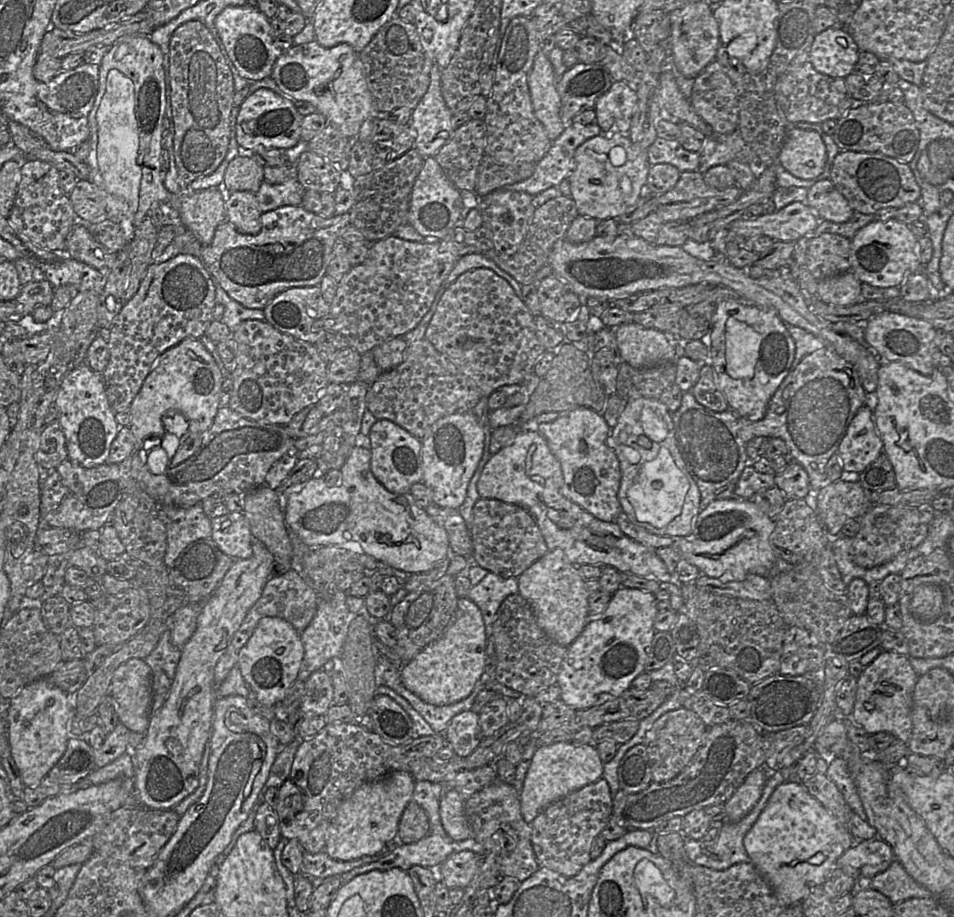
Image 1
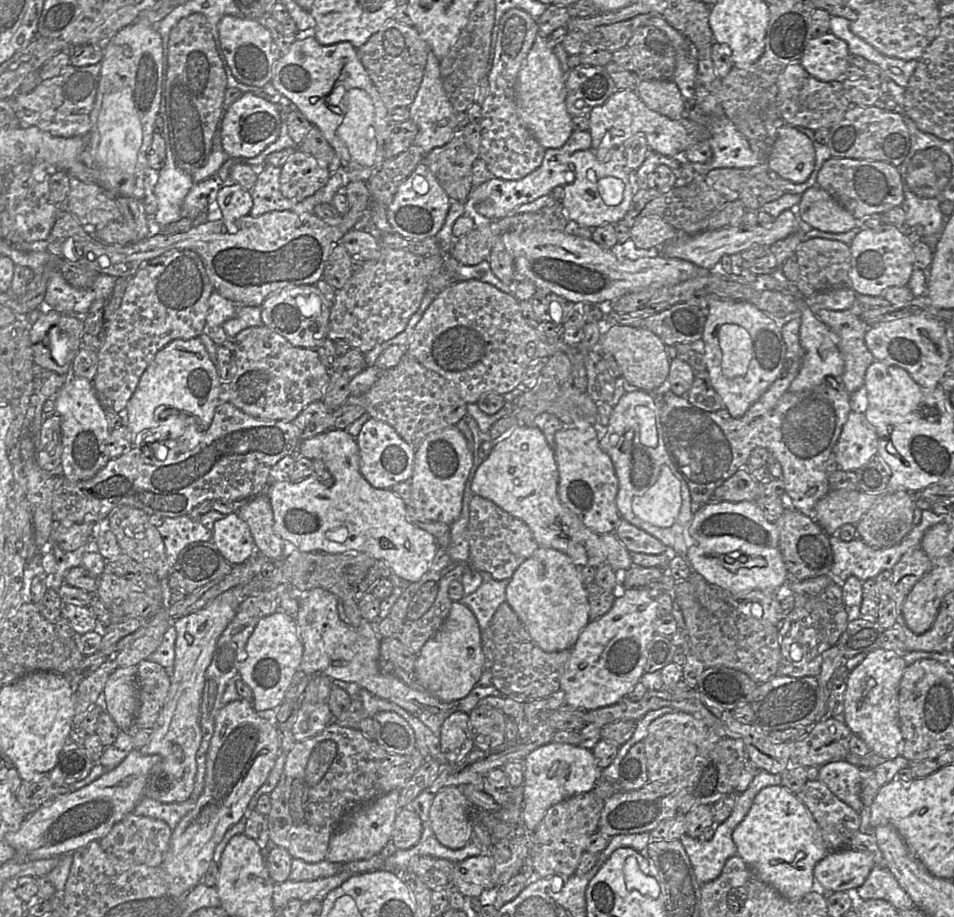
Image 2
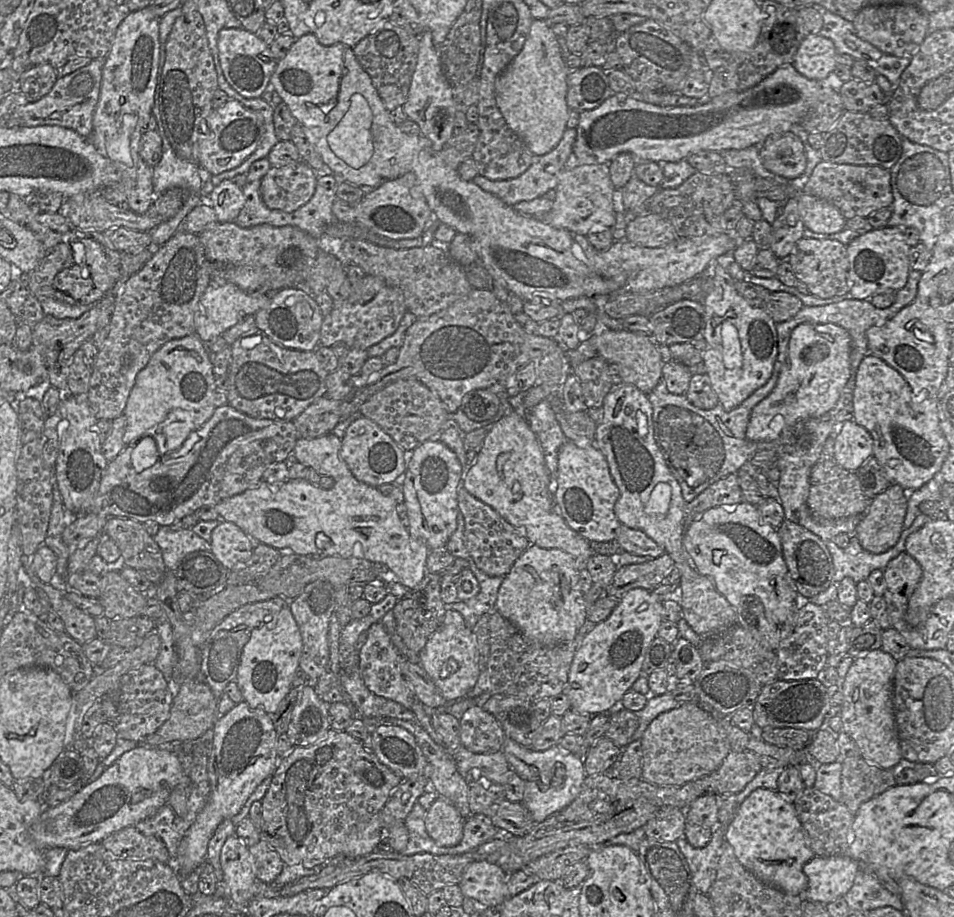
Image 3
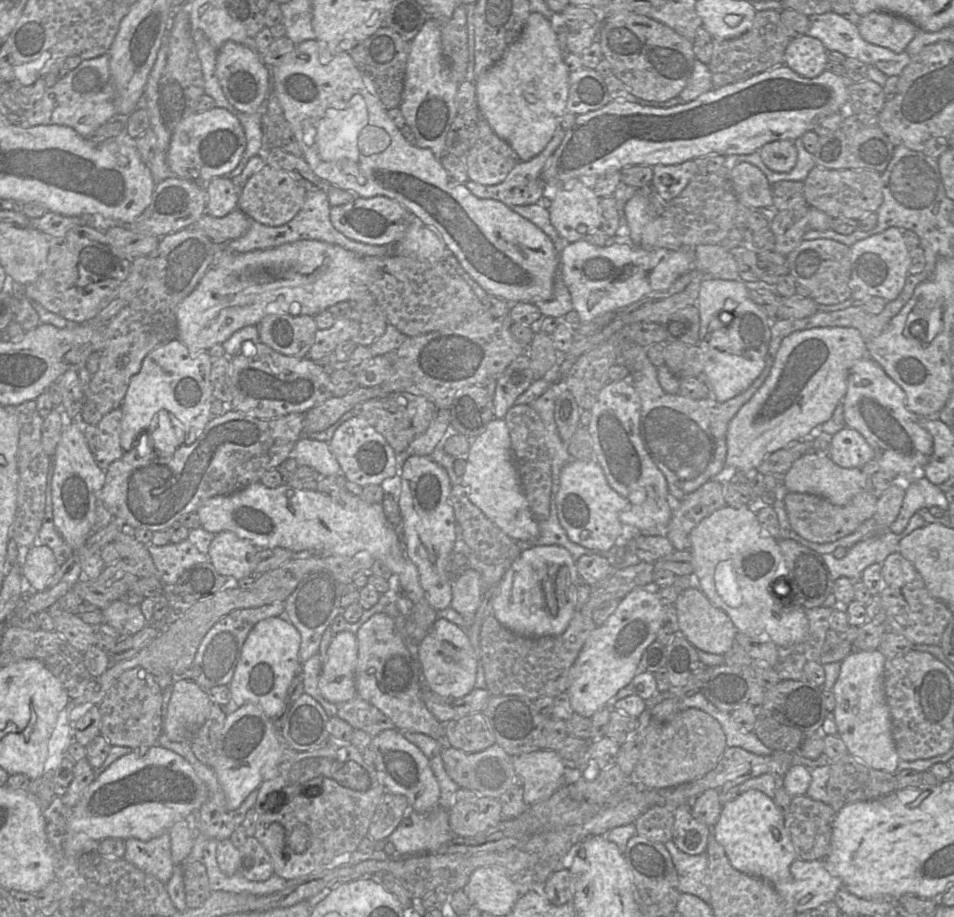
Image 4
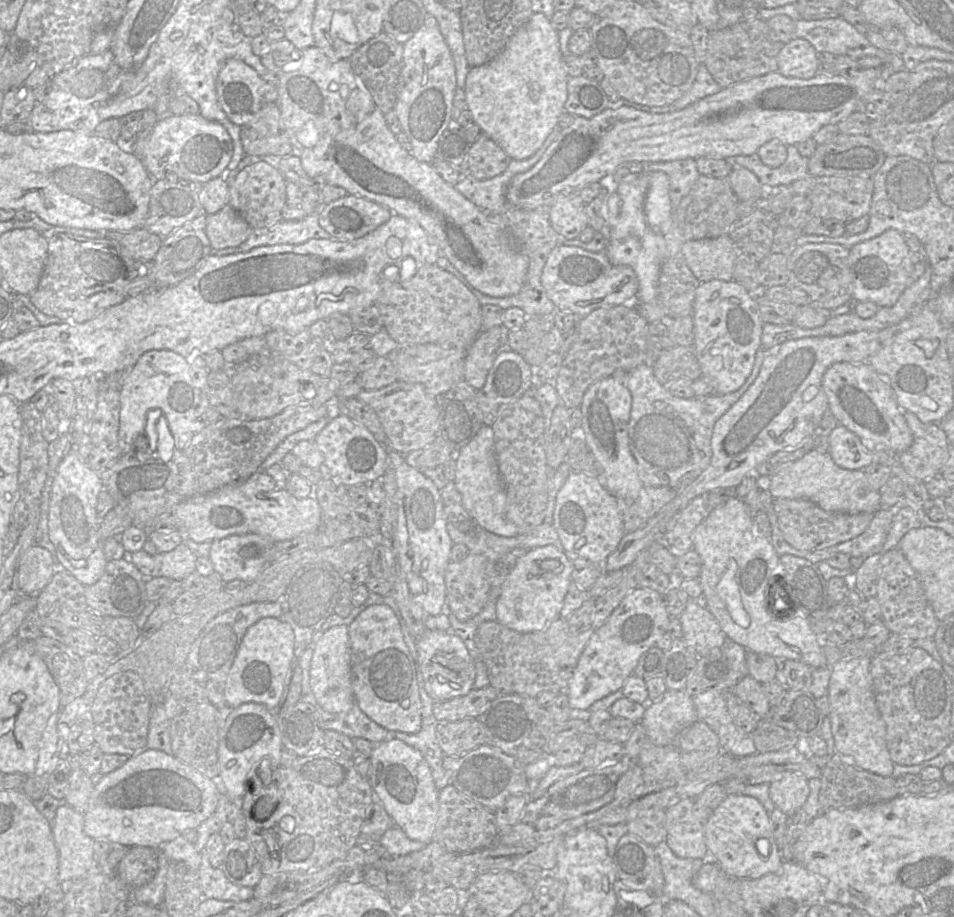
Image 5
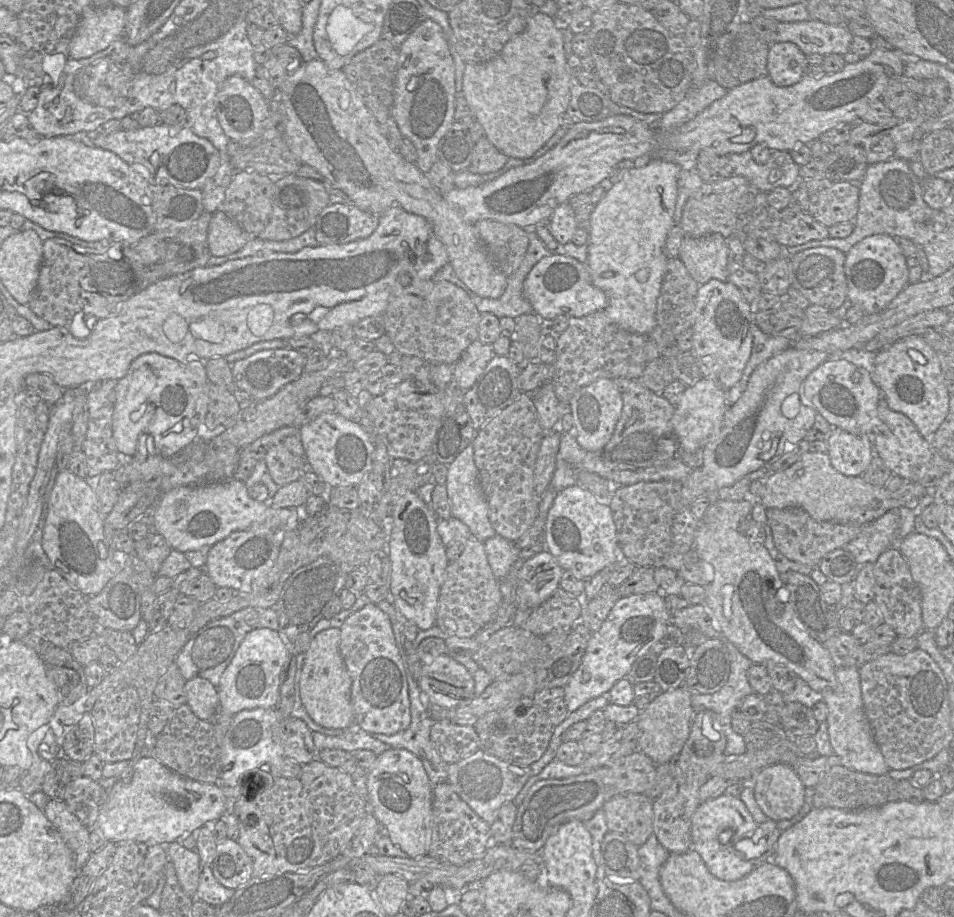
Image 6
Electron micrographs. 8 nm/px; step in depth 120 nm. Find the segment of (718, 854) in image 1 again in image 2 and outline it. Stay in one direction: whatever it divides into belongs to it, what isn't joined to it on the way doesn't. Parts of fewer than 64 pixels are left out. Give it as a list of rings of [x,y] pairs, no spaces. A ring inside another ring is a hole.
[[[759,770],[757,775],[749,784],[748,788],[744,792],[737,795],[736,803],[731,814],[725,821],[717,825],[715,833],[710,840],[699,841],[697,838],[690,837],[687,833],[680,837],[679,840],[681,841],[688,854],[688,857],[694,868],[695,876],[701,885],[716,879],[720,875],[726,861],[730,857],[737,855],[737,847],[732,839],[732,833],[737,825],[743,821],[749,812],[756,795],[764,787],[780,784],[780,774],[771,774],[766,771]]]

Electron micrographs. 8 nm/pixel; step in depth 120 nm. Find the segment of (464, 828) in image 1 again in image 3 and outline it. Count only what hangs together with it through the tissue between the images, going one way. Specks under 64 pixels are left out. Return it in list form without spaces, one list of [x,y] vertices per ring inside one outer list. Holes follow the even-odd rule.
[[[443,797],[432,803],[425,813],[424,822],[427,833],[439,846],[456,846],[463,838],[465,818]]]

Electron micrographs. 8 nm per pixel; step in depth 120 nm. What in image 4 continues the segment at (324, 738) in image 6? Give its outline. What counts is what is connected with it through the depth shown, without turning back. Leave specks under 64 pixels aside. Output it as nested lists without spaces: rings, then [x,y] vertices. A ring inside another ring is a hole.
[[[358,695],[337,706],[336,716],[348,722],[353,729],[363,730],[371,737],[378,735],[383,730],[396,729],[390,718]]]

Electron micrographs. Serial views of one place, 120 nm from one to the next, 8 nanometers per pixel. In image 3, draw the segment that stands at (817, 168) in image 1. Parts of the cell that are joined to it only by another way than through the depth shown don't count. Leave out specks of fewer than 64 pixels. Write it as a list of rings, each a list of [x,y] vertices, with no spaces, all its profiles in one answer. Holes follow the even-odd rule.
[[[792,131],[772,135],[760,146],[760,150],[764,166],[779,176],[794,179],[806,169],[804,144]]]

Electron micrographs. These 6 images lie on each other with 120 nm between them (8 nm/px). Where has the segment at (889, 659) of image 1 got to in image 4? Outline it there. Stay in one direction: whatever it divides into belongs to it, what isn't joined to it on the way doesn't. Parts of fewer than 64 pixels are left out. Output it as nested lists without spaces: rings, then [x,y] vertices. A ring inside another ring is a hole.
[[[854,651],[842,662],[840,674],[832,692],[836,706],[833,710],[838,736],[844,741],[850,755],[867,766],[894,773],[900,758],[892,735],[890,710],[884,691],[886,657],[879,651]]]

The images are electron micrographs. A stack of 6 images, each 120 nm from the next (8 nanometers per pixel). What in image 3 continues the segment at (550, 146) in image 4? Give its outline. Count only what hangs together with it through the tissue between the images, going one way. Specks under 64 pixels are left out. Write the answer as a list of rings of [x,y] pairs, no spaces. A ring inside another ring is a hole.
[[[567,128],[558,145],[545,155],[533,155],[530,167],[517,178],[492,181],[478,175],[472,180],[472,182],[483,191],[497,196],[505,204],[511,207],[523,201],[532,201],[534,199],[543,197],[548,191],[557,188],[560,182],[560,176],[564,172],[568,171],[566,169],[566,162],[572,153],[575,139],[576,129]]]

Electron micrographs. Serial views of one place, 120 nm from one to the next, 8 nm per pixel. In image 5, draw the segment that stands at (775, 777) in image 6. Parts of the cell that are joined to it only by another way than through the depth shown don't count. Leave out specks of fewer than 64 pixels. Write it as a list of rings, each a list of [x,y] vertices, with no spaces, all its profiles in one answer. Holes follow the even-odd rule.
[[[785,771],[769,784],[769,795],[786,815],[799,811],[809,795],[808,779],[799,772]]]

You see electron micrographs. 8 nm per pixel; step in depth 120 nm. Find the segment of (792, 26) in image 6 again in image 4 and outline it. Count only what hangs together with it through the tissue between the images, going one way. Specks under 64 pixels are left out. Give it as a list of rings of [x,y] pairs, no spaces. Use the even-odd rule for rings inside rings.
[[[833,11],[811,16],[807,35],[819,39],[827,51],[838,51],[846,57],[856,58],[867,65],[873,65],[888,77],[900,76],[905,67],[910,64],[912,58],[905,51],[896,53],[885,47],[867,42],[861,36],[858,25]]]

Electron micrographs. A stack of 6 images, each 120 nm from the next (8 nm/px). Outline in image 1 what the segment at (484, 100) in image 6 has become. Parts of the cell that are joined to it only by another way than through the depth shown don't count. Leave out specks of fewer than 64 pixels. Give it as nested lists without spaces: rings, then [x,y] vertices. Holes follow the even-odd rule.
[[[542,51],[536,55],[528,76],[531,104],[550,141],[556,140],[566,125],[560,117],[560,97],[553,66]]]

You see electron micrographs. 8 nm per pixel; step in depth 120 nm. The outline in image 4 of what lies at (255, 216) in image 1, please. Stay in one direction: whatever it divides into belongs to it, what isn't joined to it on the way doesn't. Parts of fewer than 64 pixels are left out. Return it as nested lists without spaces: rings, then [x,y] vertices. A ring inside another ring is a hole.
[[[226,176],[218,177],[205,185],[207,193],[206,213],[224,217],[238,207],[240,189]]]

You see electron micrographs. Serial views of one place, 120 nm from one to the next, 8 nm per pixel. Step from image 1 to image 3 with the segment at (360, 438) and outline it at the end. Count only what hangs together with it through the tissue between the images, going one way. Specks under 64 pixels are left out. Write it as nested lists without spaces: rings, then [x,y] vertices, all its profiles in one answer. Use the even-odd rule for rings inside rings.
[[[330,433],[318,438],[298,438],[293,449],[298,463],[312,468],[321,476],[332,477],[333,488],[322,489],[307,479],[279,483],[261,481],[257,486],[215,505],[219,519],[234,523],[256,543],[278,550],[290,548],[302,556],[361,558],[373,563],[383,563],[397,576],[399,583],[411,590],[426,574],[430,550],[423,542],[413,538],[403,526],[396,511],[397,503],[391,497],[383,495],[377,488],[364,484],[353,476],[340,455],[341,444],[341,439]]]

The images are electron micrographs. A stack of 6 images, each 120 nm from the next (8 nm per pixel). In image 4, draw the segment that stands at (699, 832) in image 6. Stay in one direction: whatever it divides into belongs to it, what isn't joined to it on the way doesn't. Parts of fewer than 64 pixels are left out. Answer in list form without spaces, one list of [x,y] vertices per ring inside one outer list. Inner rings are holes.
[[[748,790],[722,806],[717,823],[711,828],[716,841],[723,846],[731,865],[738,871],[762,878],[770,883],[789,880],[790,865],[797,859],[789,832],[785,827],[784,815],[773,799],[761,791]]]

